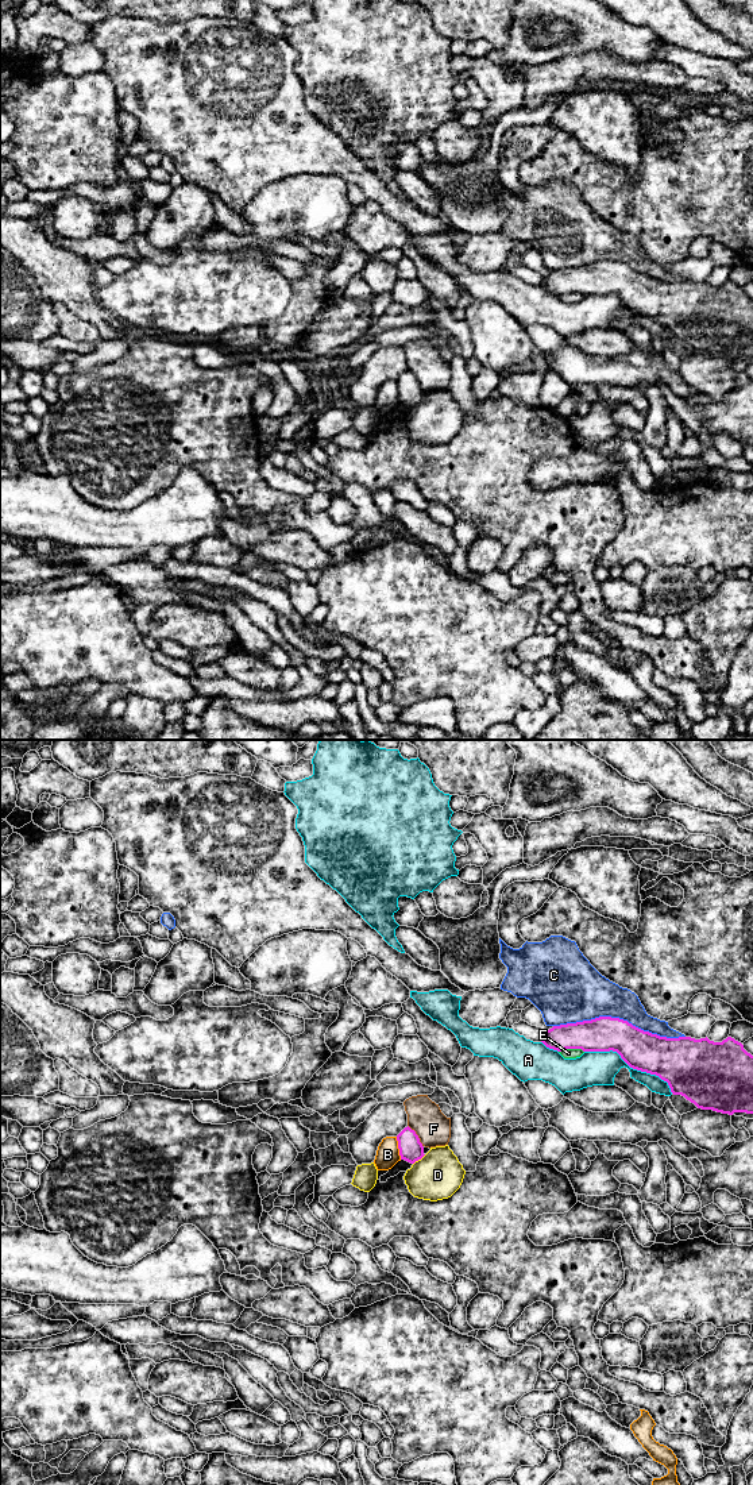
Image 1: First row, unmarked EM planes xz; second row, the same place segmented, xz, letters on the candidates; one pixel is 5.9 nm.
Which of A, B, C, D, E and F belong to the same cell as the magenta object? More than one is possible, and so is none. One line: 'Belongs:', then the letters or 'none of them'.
Belongs: none of them

